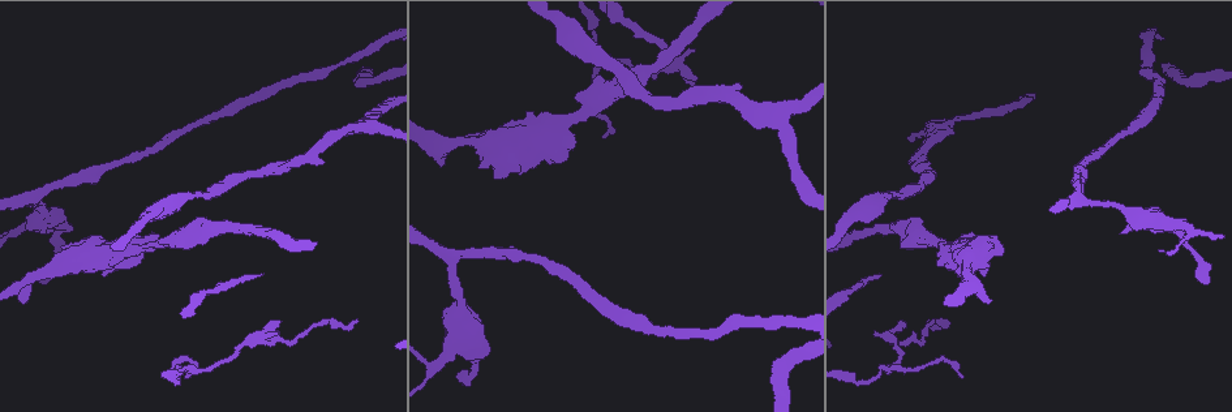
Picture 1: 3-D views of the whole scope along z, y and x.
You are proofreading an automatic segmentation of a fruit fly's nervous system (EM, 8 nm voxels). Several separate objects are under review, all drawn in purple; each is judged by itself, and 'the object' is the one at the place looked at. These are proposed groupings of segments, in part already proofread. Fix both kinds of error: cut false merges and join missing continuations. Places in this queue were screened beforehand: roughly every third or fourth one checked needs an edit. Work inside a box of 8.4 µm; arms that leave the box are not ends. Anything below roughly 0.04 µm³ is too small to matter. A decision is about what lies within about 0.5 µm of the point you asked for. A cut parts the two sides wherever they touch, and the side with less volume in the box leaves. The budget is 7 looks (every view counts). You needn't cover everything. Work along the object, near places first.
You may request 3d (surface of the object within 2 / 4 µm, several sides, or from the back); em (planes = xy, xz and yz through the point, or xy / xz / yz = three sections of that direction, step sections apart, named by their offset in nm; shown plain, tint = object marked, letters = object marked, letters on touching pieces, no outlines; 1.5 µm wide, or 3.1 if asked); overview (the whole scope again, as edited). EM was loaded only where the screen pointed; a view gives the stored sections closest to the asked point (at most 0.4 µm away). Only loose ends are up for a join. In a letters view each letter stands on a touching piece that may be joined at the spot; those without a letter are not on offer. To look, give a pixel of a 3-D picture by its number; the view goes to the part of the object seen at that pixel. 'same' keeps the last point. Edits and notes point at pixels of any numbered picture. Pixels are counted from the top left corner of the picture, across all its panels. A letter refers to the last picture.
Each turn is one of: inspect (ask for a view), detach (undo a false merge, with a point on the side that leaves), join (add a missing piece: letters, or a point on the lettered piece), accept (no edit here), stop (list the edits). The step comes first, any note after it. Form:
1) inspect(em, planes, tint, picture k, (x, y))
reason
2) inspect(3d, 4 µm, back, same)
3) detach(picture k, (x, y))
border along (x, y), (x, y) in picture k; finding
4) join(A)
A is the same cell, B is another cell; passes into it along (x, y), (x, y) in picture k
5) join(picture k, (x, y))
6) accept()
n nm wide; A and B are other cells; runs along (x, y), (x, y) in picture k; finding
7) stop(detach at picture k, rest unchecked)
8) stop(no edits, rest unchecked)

inspect(em, xy, step 8, tint, picture 1, (495, 175))

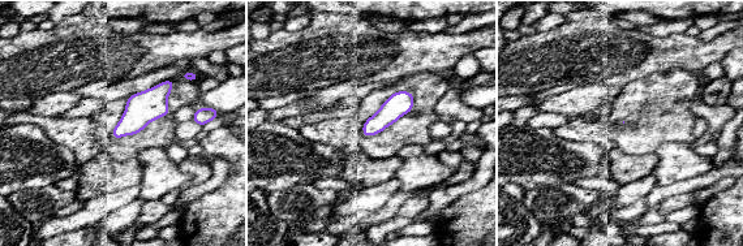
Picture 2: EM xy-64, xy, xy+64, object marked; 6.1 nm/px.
inspect(em, planes, letters, same)

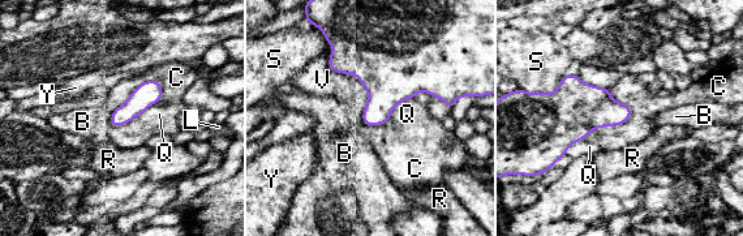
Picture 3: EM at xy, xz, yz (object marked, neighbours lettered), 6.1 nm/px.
accept()
B, C, L, Q, R, S, V and Y are other cells; border along (162, 84), (144, 81), (119, 107) in picture 3; none of them fits

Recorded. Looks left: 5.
inspect(3d, 4 µm, back, picture 1, (587, 111))

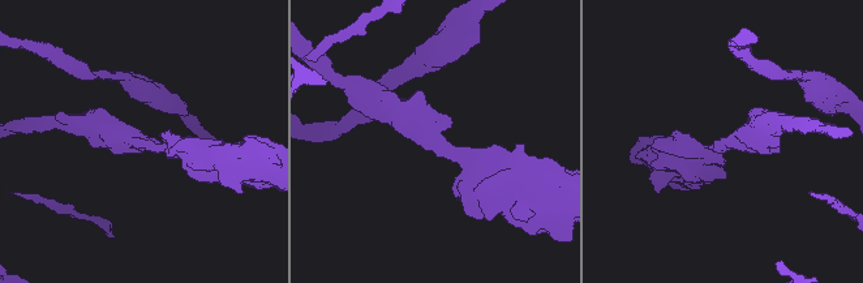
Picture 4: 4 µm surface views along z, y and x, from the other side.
inspect(em, xy, step 8, tint, picture 4, (436, 141))
arms of 320, 380 nm

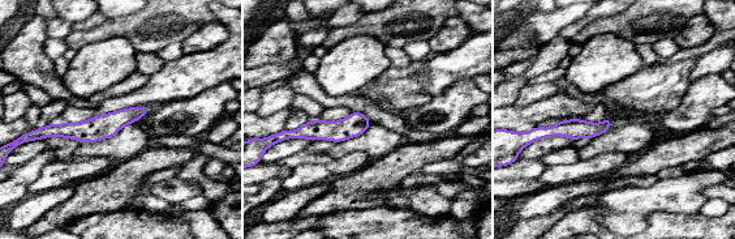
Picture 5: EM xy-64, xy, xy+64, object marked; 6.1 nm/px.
inspect(em, xy, step 8, letters, same)

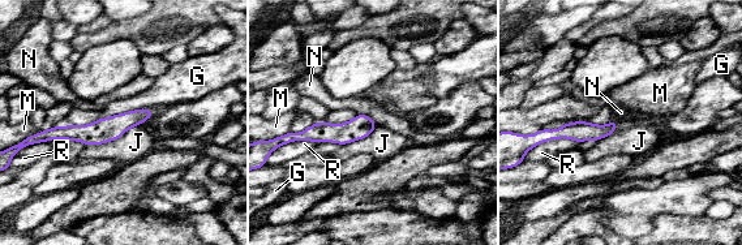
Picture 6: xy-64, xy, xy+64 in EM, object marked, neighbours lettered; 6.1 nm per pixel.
accept()
150 nm wide; J touches over 360 nm; G, J, M, N and R are other cells; all the same cell

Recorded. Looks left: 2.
inspect(em, 3.1 µm, planes, plain, picture 1, (328, 137))
side arm on a straight run

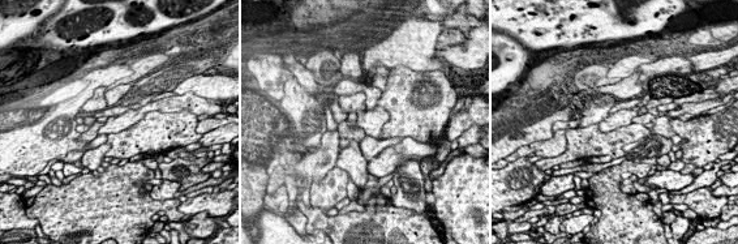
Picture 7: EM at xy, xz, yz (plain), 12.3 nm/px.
inspect(em, 3.1 µm, planes, letters, same)

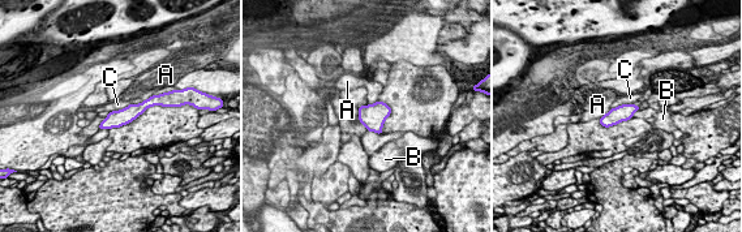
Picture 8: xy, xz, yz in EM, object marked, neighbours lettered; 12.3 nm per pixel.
accept()
A, B and C are other cells; runs along (150, 102), (103, 125) in picture 8; one cell here

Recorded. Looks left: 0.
stop(no edits, rest unchecked)

